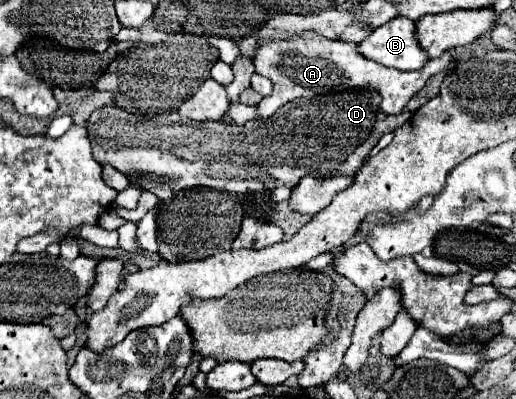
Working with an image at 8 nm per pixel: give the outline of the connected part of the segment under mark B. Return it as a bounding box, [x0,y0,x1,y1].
[358,17,428,71]

